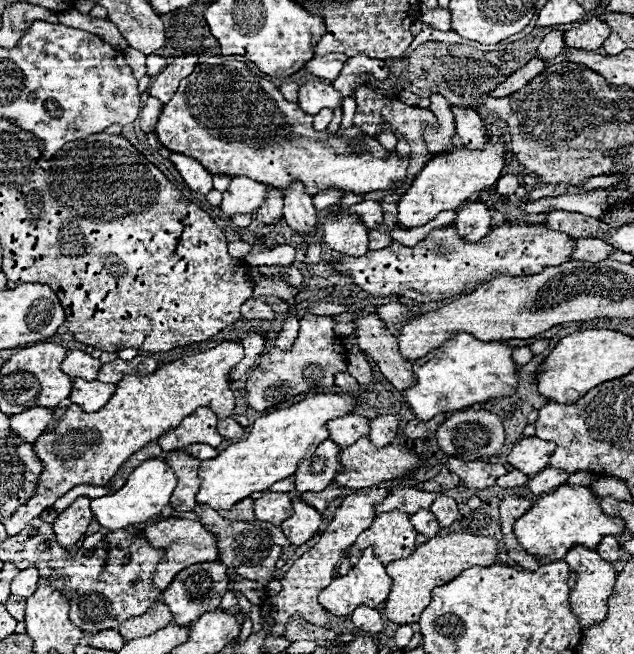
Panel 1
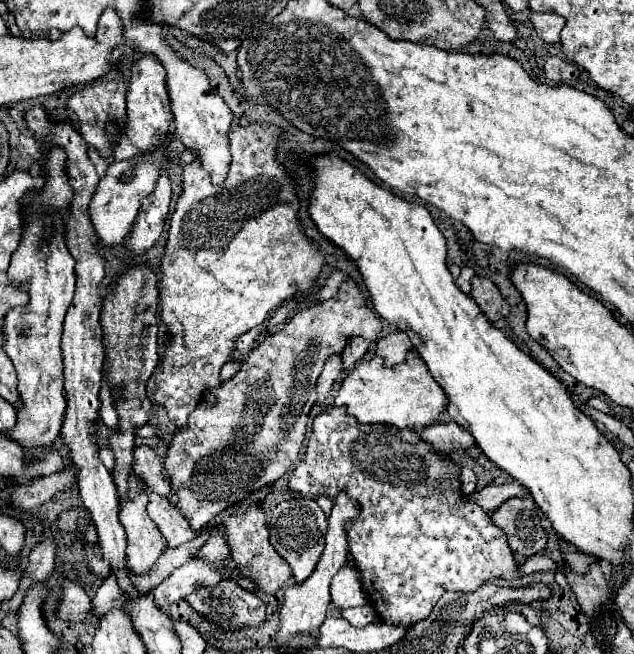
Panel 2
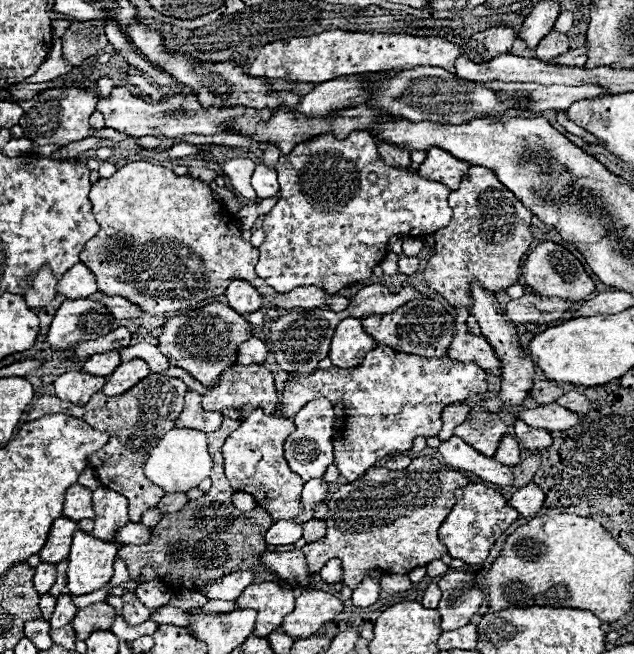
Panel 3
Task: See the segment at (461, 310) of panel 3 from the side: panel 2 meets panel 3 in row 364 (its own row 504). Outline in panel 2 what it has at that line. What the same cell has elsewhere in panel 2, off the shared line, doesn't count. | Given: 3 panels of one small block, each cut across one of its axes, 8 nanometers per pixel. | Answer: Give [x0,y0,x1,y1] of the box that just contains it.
[470,476,528,510]

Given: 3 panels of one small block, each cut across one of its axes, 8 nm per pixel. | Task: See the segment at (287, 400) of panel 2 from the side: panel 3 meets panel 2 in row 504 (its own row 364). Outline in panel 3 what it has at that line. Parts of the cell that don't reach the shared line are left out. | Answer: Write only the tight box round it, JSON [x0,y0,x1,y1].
[158,302,252,386]

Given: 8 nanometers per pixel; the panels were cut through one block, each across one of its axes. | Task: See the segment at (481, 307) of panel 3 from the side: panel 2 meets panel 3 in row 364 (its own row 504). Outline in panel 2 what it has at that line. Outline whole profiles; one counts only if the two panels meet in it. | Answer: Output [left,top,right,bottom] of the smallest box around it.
[492,498,548,556]

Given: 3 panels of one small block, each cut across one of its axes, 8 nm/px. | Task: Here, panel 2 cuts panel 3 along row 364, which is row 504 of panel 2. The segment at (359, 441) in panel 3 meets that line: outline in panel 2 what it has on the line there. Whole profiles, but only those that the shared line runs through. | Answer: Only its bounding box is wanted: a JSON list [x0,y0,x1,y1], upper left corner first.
[288,406,520,624]

